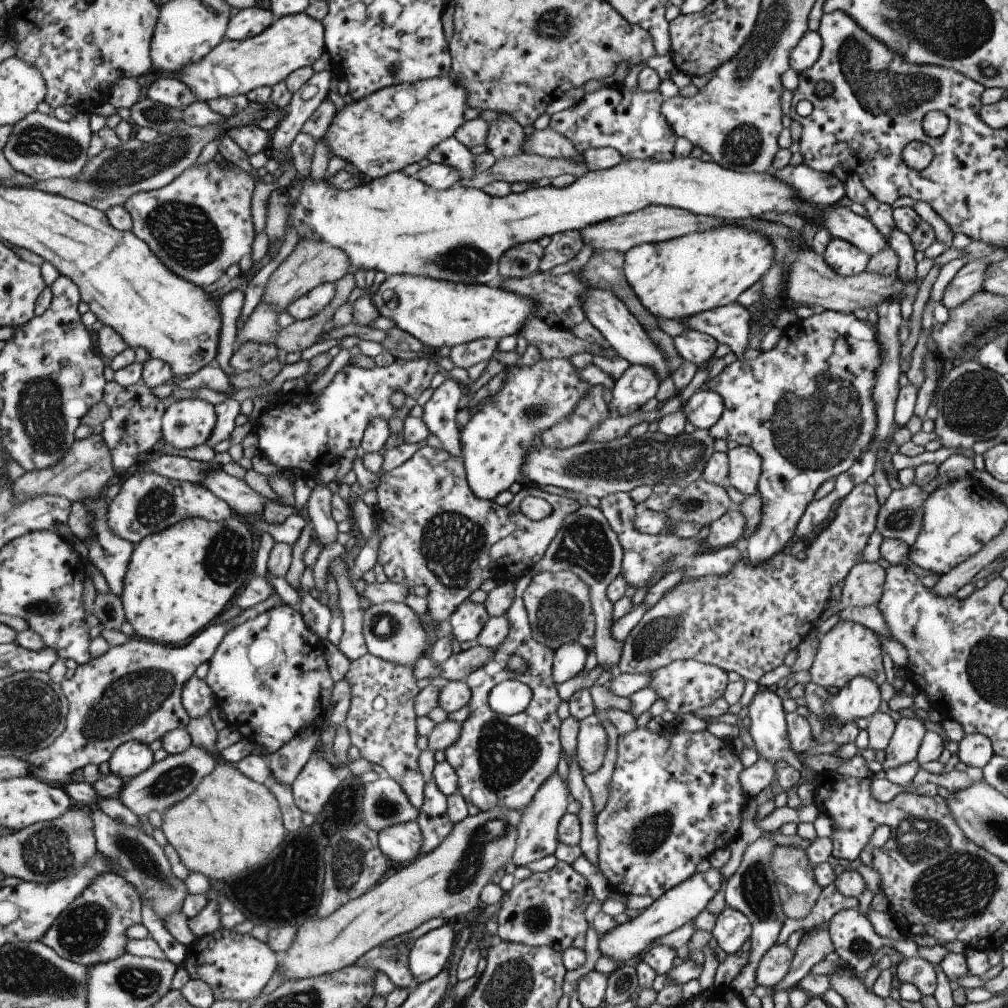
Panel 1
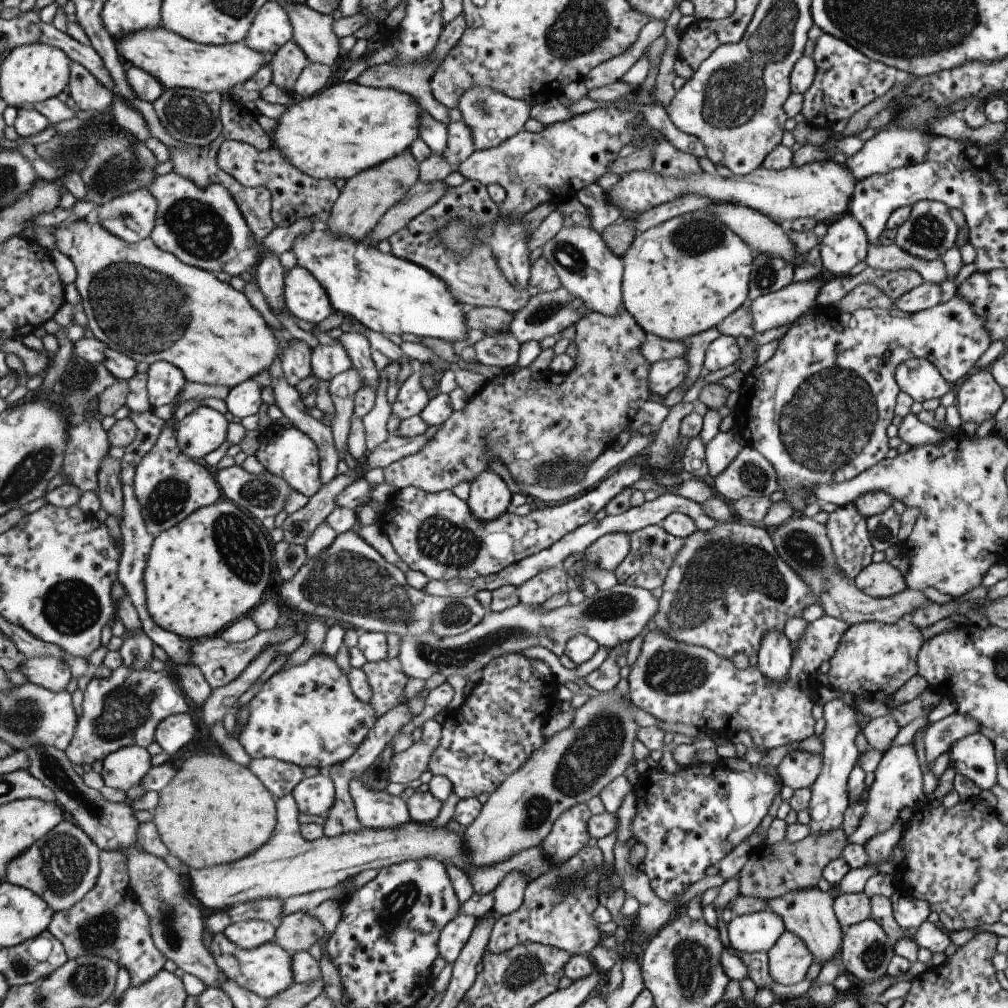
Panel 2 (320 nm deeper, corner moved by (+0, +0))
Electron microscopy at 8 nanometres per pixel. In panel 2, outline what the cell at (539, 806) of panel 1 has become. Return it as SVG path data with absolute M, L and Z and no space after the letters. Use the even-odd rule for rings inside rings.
M510 872L506 879L494 890L494 910L500 917L507 916L521 904L527 880L518 872Z

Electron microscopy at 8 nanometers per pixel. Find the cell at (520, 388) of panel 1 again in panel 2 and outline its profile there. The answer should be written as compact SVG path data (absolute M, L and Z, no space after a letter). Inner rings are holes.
M491 470L482 472L470 485L468 504L471 512L482 521L494 521L507 513L511 500L507 482Z

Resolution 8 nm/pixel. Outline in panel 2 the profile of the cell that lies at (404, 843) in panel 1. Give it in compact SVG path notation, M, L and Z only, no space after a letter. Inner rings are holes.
M361 780L350 782L358 817L363 827L390 829L411 821L407 799L393 796L385 790L367 788Z

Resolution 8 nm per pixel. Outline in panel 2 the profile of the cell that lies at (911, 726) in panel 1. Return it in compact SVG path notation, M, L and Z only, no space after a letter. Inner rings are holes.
M913 745L889 747L874 770L873 782L867 787L864 811L856 830L846 839L849 843L864 845L872 836L889 830L902 808L916 807L925 799L922 787L922 773L919 771Z

